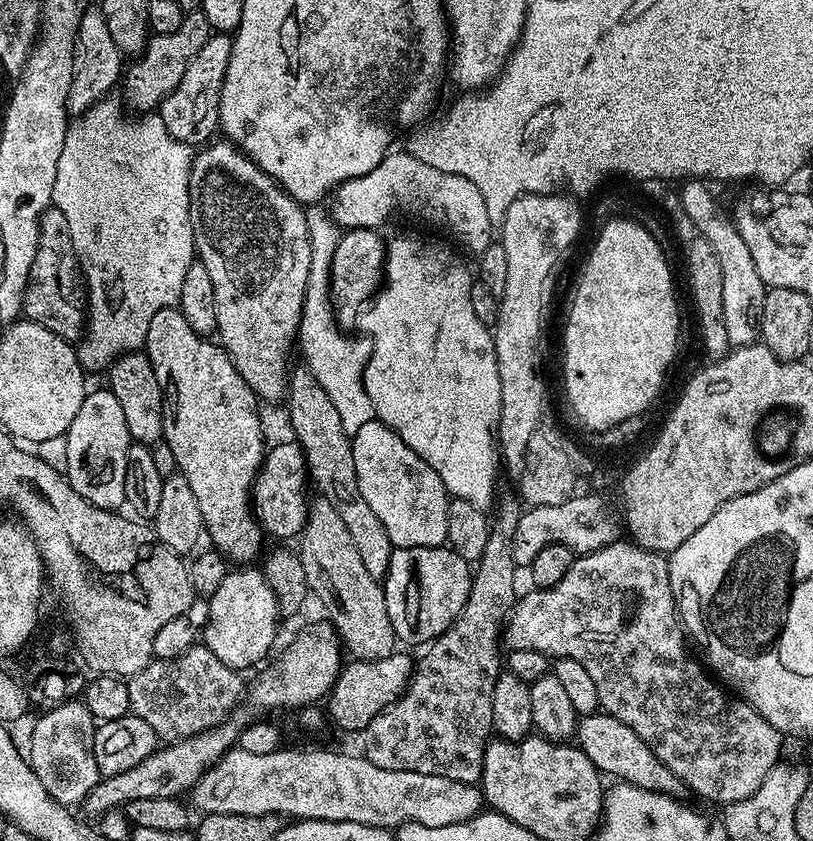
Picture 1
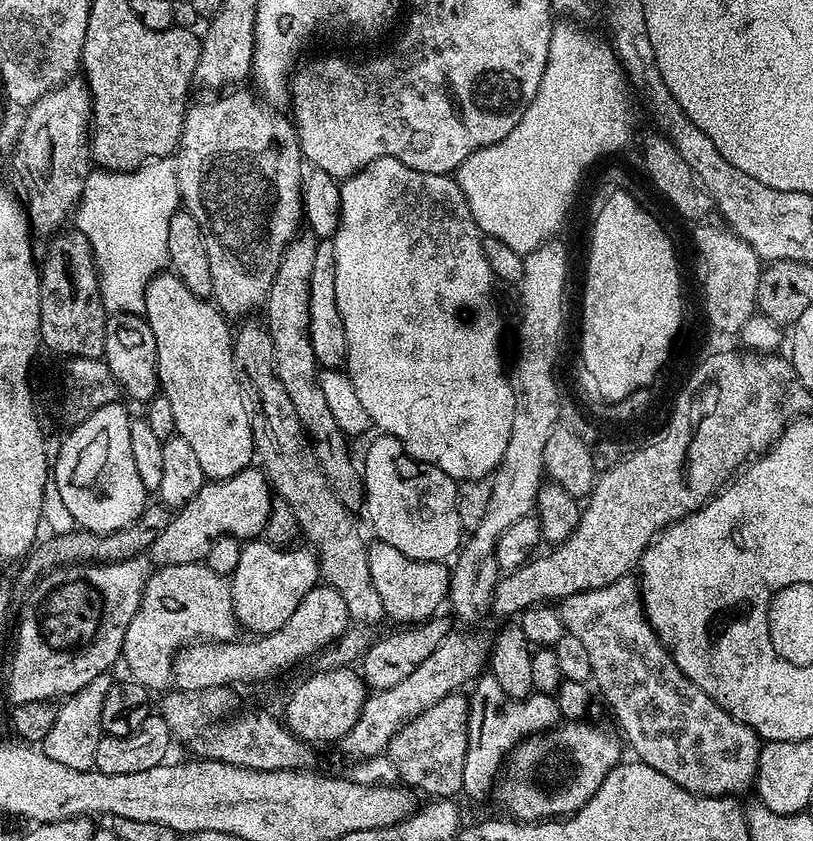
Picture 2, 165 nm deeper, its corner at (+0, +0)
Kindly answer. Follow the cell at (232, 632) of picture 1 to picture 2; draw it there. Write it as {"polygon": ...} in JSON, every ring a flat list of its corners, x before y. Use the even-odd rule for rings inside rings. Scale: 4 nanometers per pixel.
{"polygon":[[263,538,247,541,241,547,238,566,230,577,232,609,241,629,249,628,261,637,286,626,286,620,297,609,302,598,318,584,319,559,315,551,300,547,292,546,285,550]]}

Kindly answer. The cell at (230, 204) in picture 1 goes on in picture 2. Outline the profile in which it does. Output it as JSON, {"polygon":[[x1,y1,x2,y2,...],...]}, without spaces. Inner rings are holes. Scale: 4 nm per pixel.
{"polygon":[[228,90,217,100,208,100,205,104,193,103,188,111,184,113,184,129,180,135,180,147,175,157,176,177,180,187,180,198,183,207,194,218,198,218,198,226,202,226,202,234,206,242,206,255,210,258,210,274,214,278,214,290,211,299,217,308,224,313,225,317,244,316,252,312,256,307,263,305,268,298,268,291,278,274,278,266,282,260,282,254,288,248,288,243,296,239,302,228,302,173,300,174,300,139,296,133,296,125,292,123,287,115,280,113,279,107,273,106,269,101,261,98,255,91,238,92,242,90]]}

